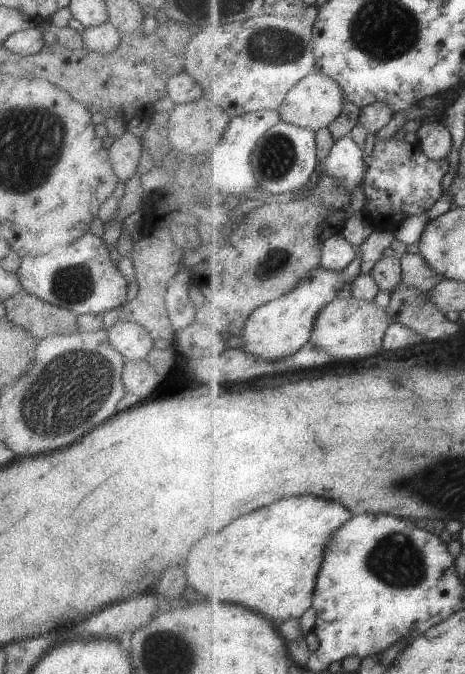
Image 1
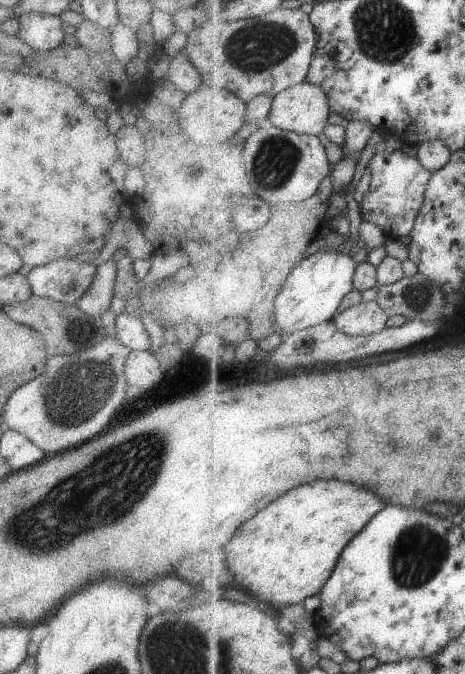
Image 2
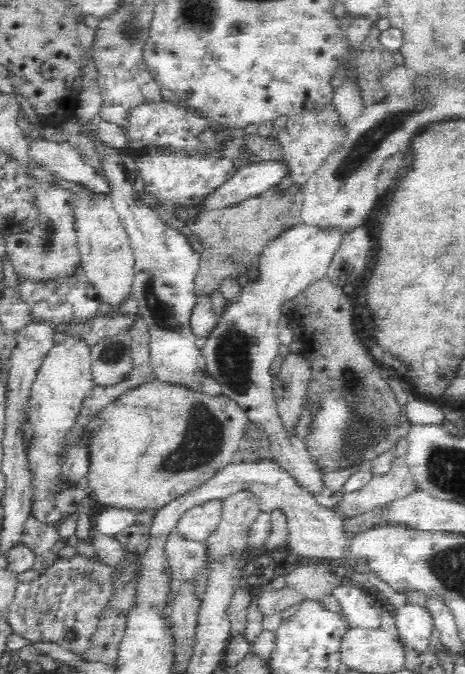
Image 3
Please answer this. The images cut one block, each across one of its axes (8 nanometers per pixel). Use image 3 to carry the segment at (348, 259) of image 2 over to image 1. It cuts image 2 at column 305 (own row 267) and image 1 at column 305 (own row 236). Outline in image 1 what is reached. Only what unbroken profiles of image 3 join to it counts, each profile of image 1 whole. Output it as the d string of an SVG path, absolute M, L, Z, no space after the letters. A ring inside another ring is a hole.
M358 256L347 268L339 272L317 267L311 277L304 278L296 289L257 308L248 318L242 336L236 343L248 353L270 361L295 354L312 340L319 313L338 297L343 286L353 282L363 272L361 259Z

